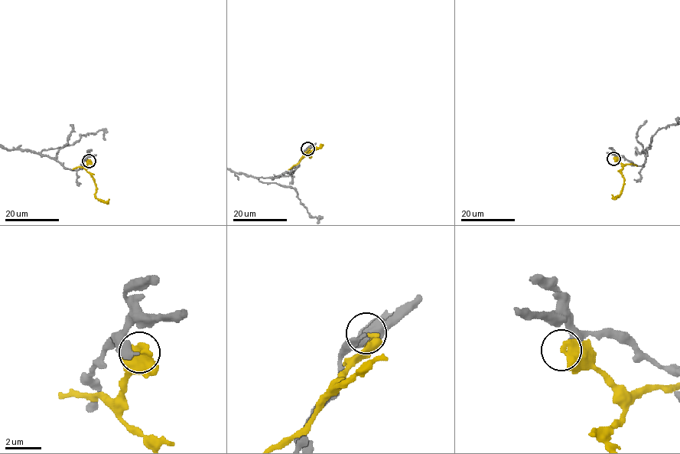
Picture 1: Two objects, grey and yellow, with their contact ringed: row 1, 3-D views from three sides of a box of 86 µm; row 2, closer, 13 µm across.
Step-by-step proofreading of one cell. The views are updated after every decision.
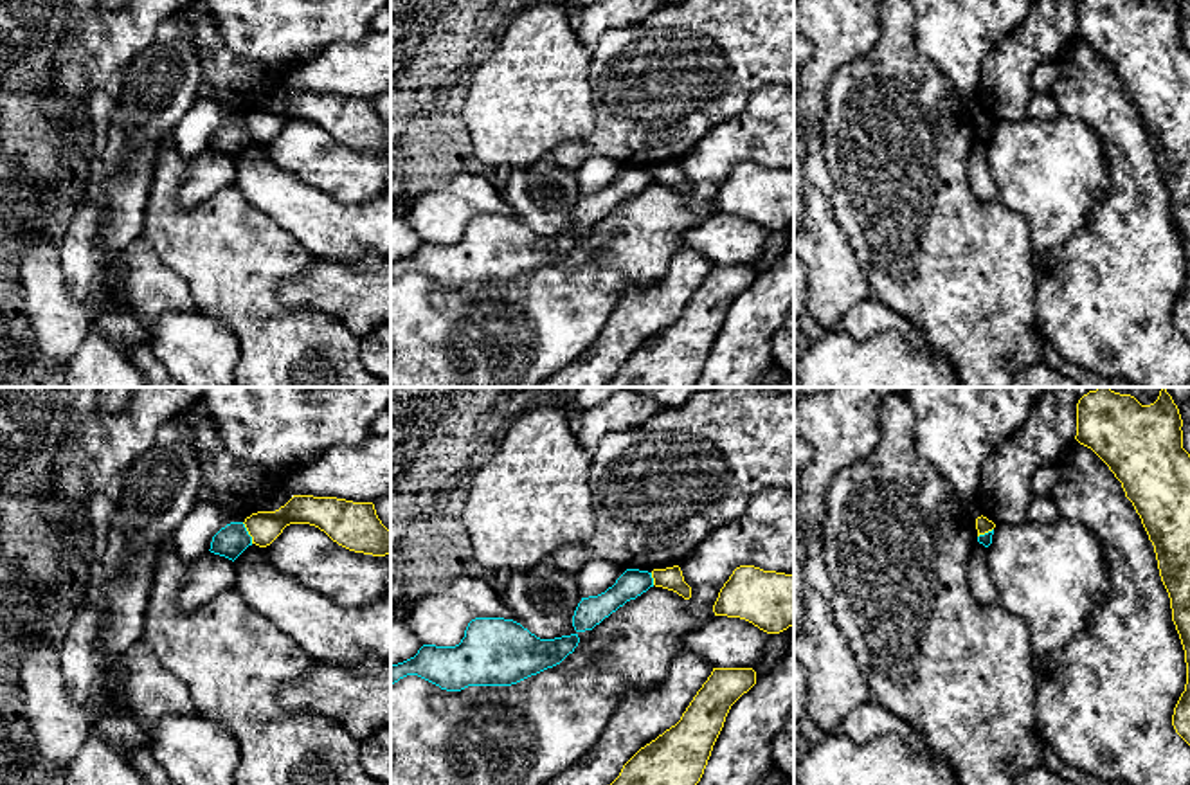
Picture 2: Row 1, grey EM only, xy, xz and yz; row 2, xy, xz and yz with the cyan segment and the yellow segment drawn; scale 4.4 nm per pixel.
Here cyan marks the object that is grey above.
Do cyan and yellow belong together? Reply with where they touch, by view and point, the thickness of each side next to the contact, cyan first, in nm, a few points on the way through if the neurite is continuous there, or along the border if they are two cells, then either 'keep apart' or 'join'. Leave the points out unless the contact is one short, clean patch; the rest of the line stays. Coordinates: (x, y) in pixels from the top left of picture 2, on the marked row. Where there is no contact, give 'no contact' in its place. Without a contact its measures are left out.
meets cyan in xy at (247, 533); 140 nm thick on the cyan side, 140 nm on the other; border along xy (242, 523), (252, 542); keep apart

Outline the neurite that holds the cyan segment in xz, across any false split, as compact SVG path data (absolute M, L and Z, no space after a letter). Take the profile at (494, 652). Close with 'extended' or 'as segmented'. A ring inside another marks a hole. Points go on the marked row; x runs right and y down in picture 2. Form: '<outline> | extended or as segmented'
M475 618L459 645L423 645L414 657L392 664L391 684L418 675L446 691L511 686L560 664L578 643L578 634L540 639L513 619Z | as segmented

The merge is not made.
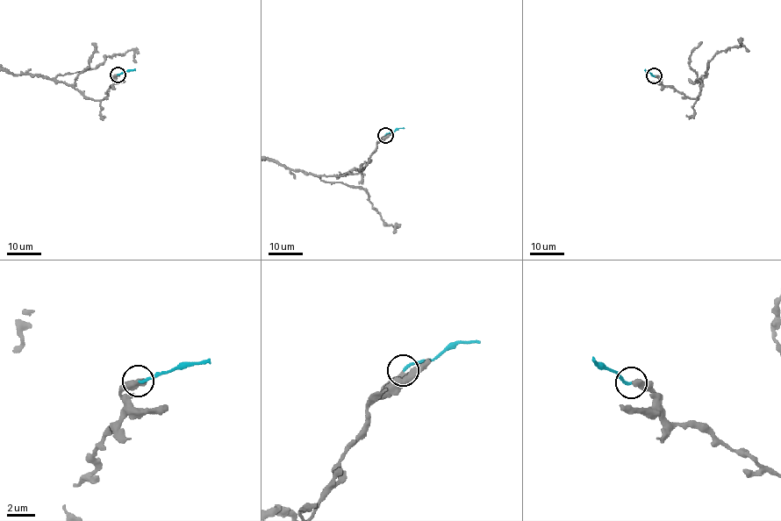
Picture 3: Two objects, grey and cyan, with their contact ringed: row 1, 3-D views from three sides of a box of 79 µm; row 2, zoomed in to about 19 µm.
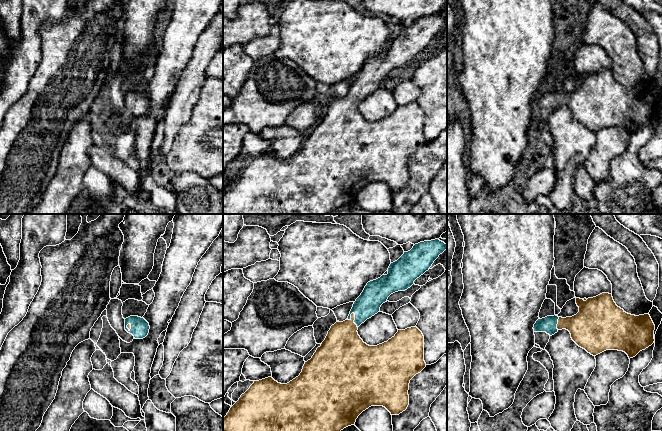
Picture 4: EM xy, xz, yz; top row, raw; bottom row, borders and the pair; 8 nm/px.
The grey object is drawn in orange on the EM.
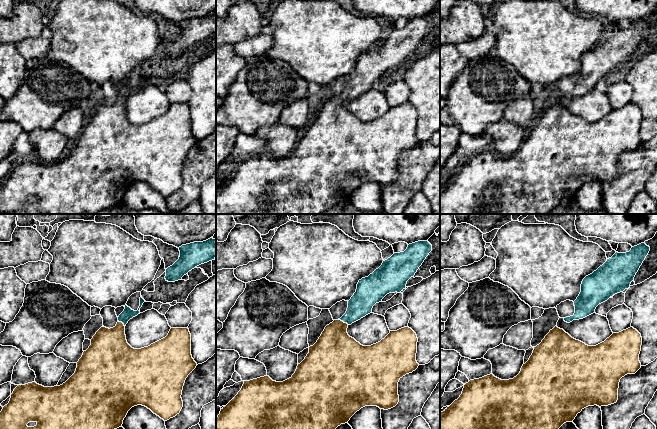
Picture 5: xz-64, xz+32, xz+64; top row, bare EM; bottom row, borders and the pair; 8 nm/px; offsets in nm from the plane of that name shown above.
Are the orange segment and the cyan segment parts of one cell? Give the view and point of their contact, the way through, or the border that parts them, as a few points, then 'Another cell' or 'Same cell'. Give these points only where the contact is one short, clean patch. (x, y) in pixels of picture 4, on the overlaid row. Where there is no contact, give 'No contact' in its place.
Touches orange at xz (354, 319). Path across: xz (343, 348), (343, 335), (354, 319), (368, 304). Same cell

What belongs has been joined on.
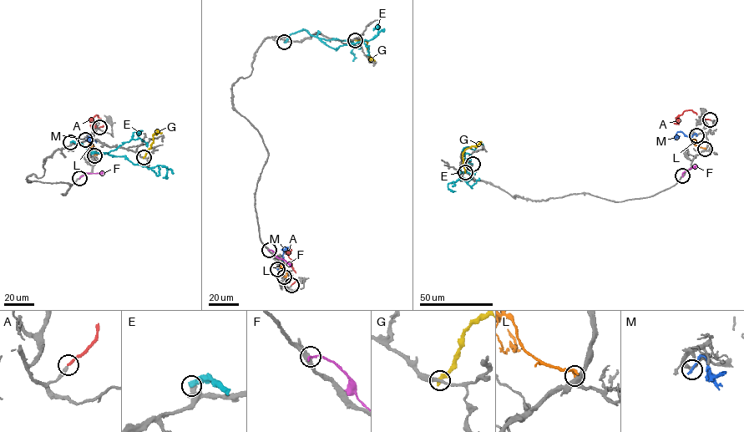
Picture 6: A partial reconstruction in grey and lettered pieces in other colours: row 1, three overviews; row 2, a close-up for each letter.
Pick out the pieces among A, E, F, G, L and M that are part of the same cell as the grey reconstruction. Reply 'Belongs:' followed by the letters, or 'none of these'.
Belongs: A

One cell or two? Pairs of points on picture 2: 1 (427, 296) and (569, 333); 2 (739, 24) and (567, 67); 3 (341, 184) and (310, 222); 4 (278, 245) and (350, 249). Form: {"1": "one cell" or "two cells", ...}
{"1": "one cell", "2": "two cells", "3": "two cells", "4": "two cells"}

